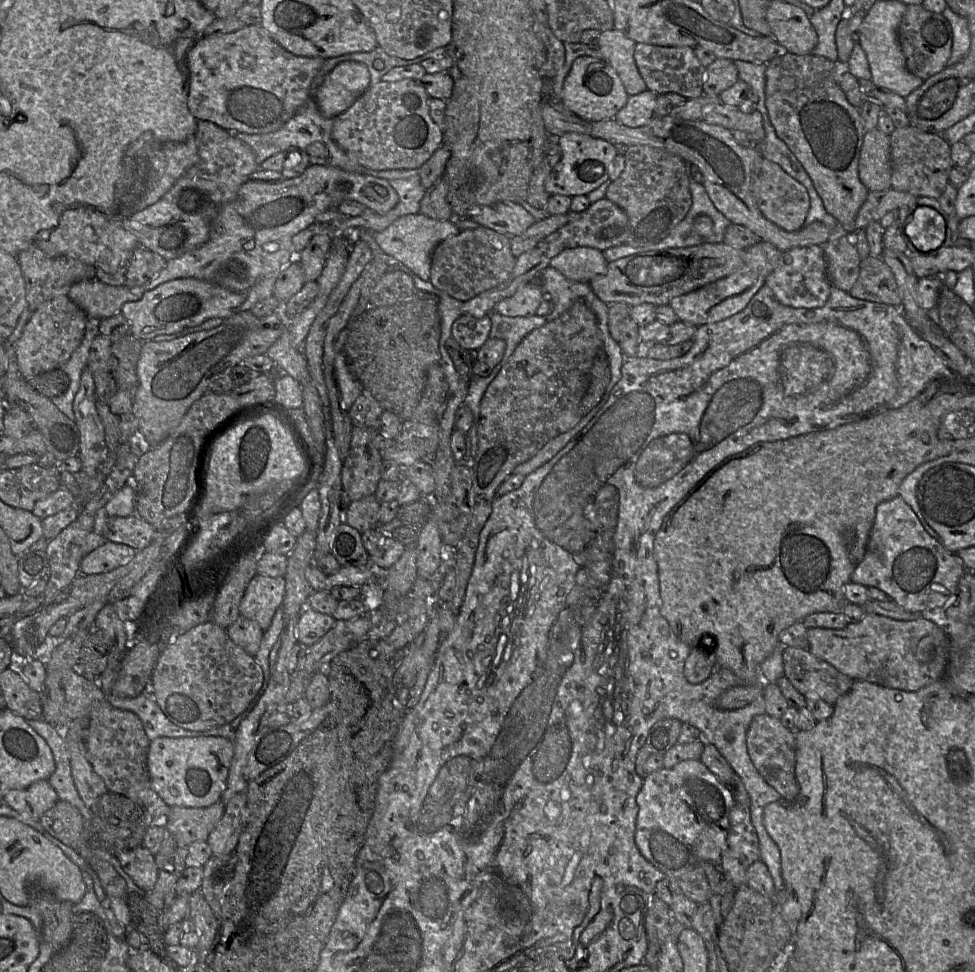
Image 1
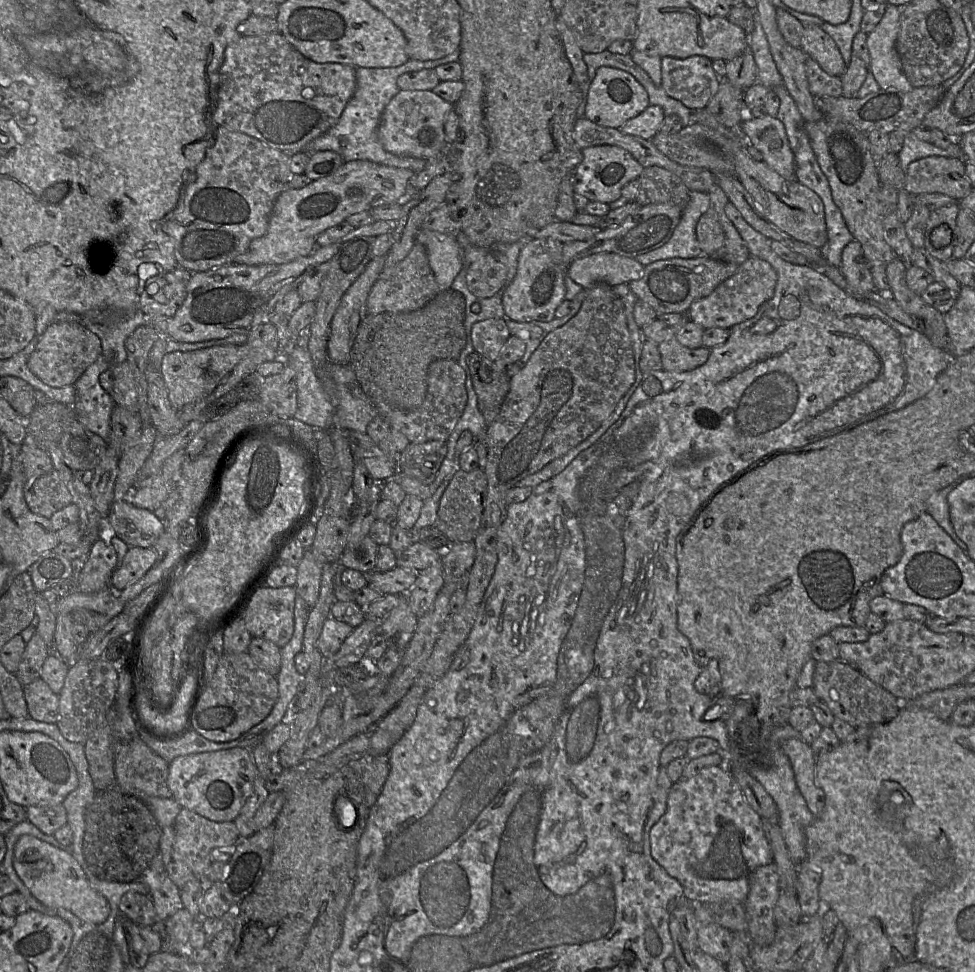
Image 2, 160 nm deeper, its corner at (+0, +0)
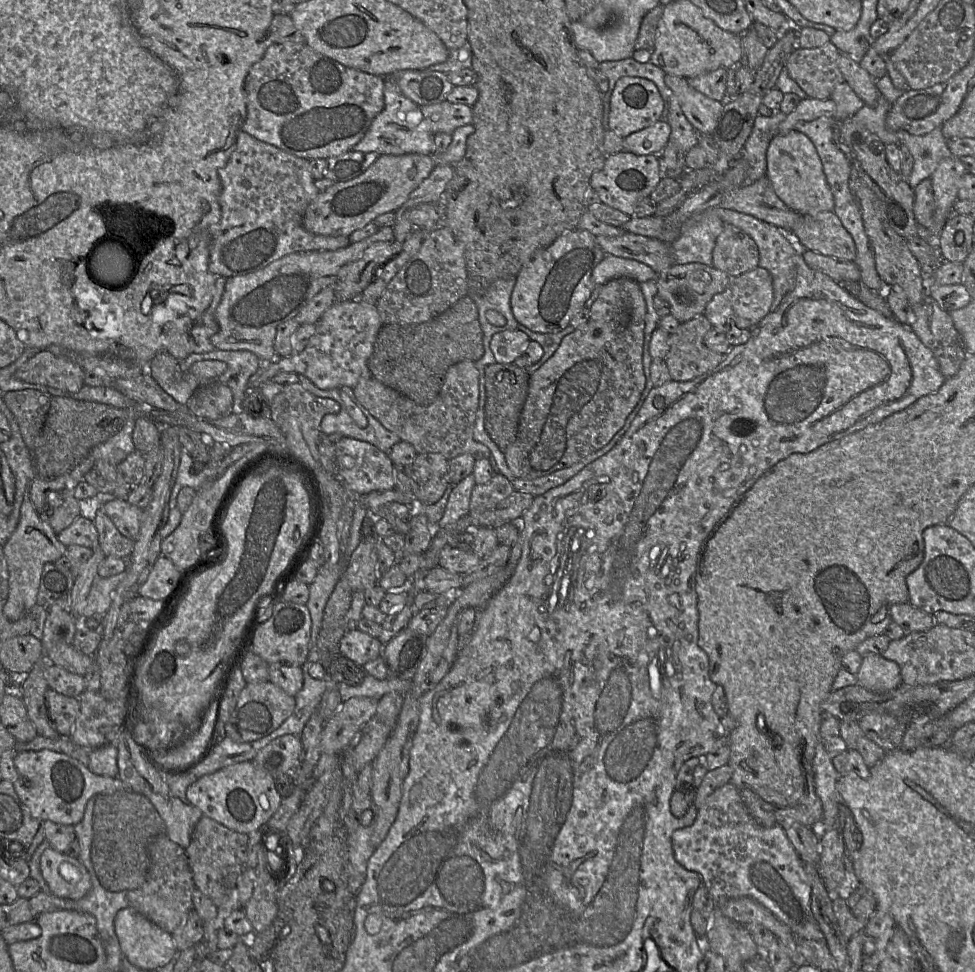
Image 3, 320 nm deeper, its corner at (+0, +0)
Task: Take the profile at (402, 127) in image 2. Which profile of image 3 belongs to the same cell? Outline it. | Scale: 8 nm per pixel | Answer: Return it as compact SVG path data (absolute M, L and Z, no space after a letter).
M447 100L438 104L421 106L424 121L433 133L452 134L453 131L464 125L472 124L472 107L468 105L450 103Z

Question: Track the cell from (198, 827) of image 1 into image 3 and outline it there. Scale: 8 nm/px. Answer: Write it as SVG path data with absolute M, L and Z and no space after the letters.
M203 815L193 830L189 846L185 849L196 888L209 897L222 914L242 909L238 900L238 880L246 867L243 862L238 862L236 850L248 845L248 834L230 830Z

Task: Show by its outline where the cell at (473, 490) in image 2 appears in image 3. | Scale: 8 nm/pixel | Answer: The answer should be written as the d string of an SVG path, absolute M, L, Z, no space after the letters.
M494 474L487 483L476 484L473 487L468 514L480 514L494 509L514 491L507 477Z

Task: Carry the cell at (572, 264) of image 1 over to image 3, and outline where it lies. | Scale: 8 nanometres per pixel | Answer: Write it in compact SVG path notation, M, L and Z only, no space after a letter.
M606 255L593 270L592 280L597 286L618 278L628 278L638 283L644 283L656 280L657 275L652 268L644 263Z

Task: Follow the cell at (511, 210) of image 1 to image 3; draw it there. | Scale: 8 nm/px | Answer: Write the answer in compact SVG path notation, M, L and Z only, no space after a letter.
M625 233L617 237L596 236L596 240L606 255L636 260L648 265L657 274L662 273L674 265L674 260L671 254L671 243L630 233Z

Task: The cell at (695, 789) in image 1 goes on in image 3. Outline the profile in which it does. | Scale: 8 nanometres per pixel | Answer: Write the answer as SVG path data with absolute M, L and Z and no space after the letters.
M732 782L704 800L691 826L673 832L672 847L677 862L701 876L720 909L728 899L749 897L787 924L798 939L825 941L811 911L811 886L802 858L780 825L766 827L751 816Z

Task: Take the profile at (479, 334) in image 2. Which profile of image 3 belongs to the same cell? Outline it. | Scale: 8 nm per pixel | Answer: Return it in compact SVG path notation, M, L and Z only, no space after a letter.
M505 330L494 334L489 346L496 363L513 364L525 352L531 339L519 330Z

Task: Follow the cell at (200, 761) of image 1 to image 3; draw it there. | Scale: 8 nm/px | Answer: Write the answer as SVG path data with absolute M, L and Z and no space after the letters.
M244 761L204 775L193 782L186 791L187 801L199 808L203 815L223 826L244 834L262 831L265 823L279 808L282 797L275 788L274 779L268 772L258 768L252 761Z

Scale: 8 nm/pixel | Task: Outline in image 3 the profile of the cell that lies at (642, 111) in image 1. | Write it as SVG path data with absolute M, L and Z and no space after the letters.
M661 119L654 125L634 132L624 138L624 150L638 156L659 155L671 135L670 125Z

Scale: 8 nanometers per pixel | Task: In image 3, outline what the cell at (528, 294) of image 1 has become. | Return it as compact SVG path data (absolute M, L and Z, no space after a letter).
M576 229L562 234L551 245L537 252L516 276L510 298L515 319L527 329L538 333L556 333L566 328L597 288L592 280L592 273L605 256L596 236L590 232Z

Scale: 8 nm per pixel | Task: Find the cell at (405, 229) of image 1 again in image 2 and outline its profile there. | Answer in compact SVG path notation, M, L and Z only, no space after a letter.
M421 228L418 232L416 241L425 247L429 265L440 289L447 290L450 288L460 270L463 268L463 248L459 242L454 237L424 228Z

